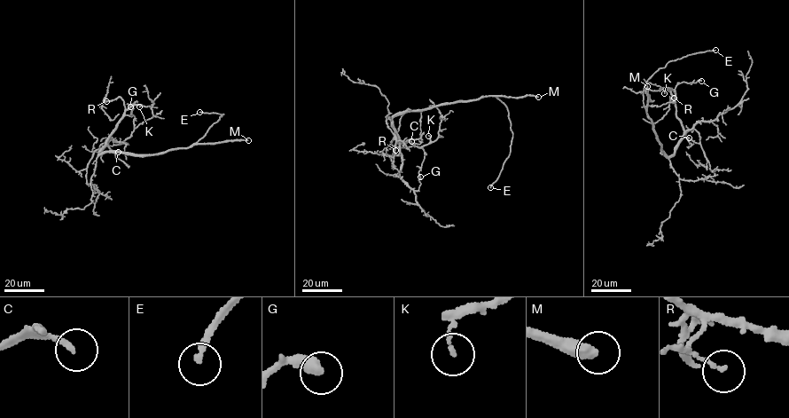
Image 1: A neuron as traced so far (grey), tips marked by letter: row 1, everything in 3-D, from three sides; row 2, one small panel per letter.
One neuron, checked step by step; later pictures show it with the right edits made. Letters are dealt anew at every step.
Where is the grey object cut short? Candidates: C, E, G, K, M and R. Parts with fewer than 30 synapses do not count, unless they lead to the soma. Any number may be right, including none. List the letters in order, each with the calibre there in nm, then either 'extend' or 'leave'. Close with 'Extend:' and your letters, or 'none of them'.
C: 220 nm | extend
E: 170 nm | extend
G: 420 nm | leave
K: 120 nm | leave
M: 440 nm | extend
R: 130 nm | leave
Extend: C, E, M

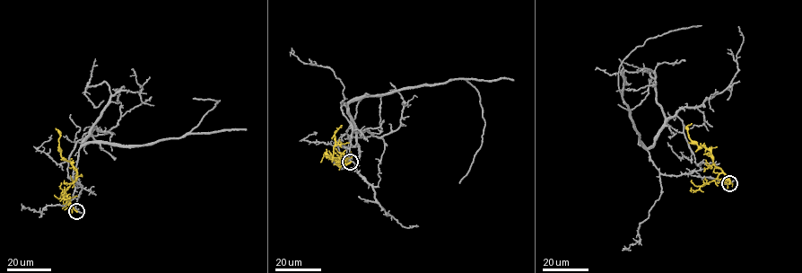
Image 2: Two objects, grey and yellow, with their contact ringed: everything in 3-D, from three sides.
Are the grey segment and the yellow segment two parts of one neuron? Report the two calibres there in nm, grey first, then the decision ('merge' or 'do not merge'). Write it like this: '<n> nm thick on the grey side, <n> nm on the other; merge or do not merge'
320 nm thick on the grey side, 360 nm on the other; do not merge

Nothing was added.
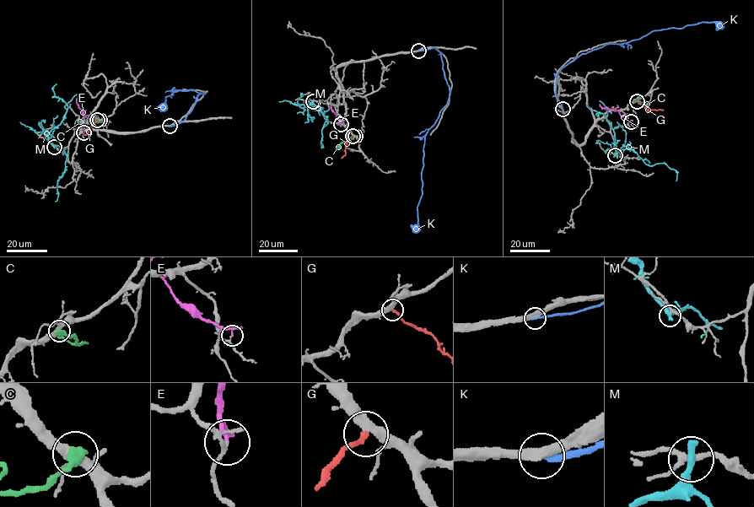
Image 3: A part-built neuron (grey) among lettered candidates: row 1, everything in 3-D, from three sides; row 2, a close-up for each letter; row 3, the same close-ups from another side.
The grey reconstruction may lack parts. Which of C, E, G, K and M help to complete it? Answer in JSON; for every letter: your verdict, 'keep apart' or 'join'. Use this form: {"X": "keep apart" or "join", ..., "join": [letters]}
{"C": "keep apart", "E": "keep apart", "G": "join", "K": "keep apart", "M": "keep apart", "join": ["G"]}

